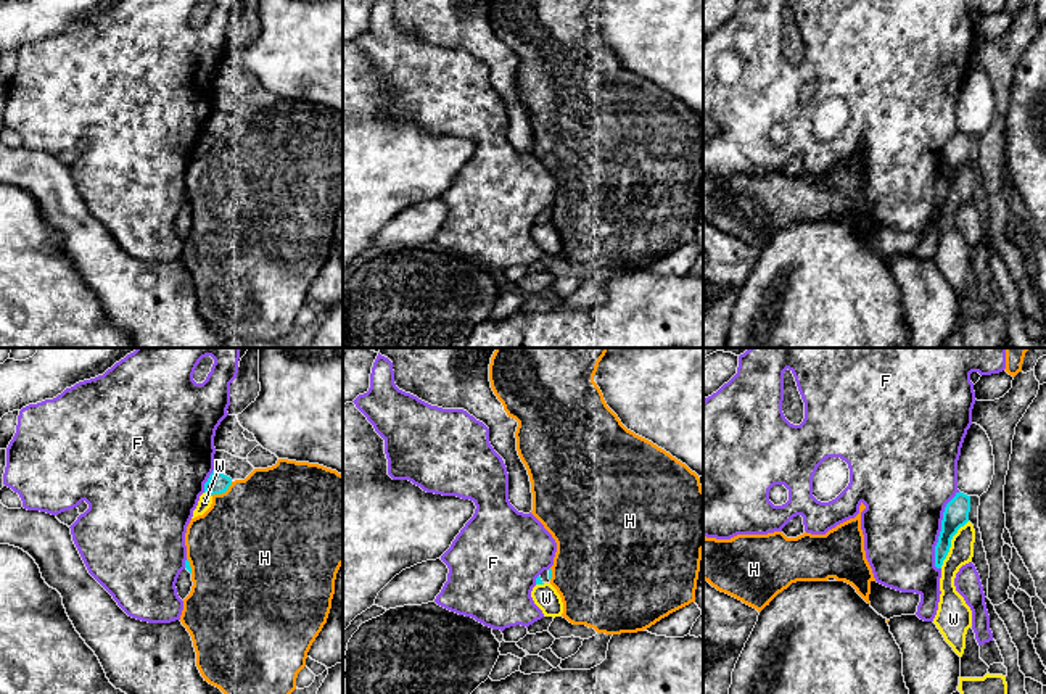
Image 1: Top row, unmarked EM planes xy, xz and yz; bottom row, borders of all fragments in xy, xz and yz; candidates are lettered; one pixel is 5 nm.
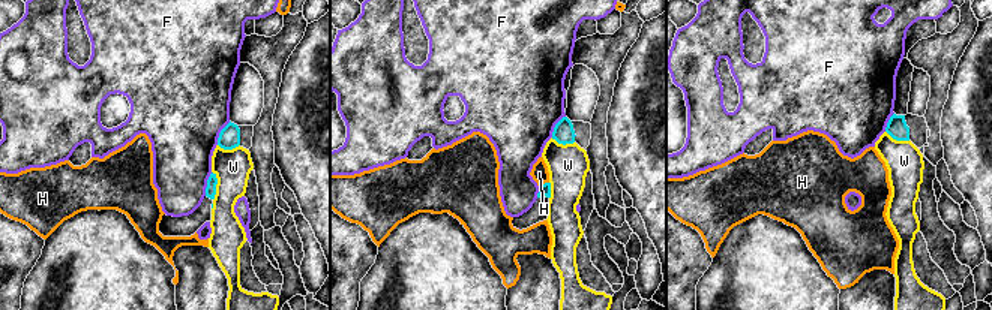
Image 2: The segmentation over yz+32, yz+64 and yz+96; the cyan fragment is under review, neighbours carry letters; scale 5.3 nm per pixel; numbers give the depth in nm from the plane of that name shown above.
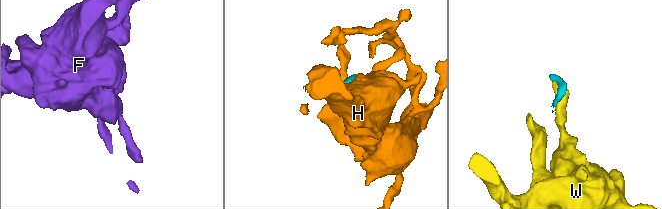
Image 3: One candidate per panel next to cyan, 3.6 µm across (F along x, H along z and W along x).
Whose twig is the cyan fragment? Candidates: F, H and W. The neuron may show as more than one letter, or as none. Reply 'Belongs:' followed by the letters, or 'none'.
Belongs: none

